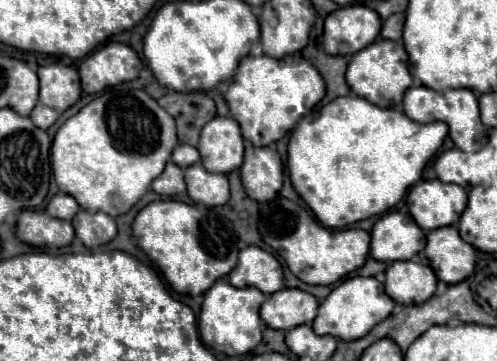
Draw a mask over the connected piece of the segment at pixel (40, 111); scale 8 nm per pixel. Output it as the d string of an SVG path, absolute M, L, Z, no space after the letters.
M38 104L38 106L32 110L30 118L32 118L32 122L34 122L38 128L48 130L48 128L56 122L58 112L56 112L54 108L48 108L48 106L44 106L44 104Z

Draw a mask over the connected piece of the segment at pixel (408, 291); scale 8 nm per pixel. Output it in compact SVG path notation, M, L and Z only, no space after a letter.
M392 262L386 270L386 294L398 304L422 304L436 292L436 276L420 262Z

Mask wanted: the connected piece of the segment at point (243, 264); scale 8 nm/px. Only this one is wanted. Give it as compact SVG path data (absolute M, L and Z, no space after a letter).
M248 246L240 250L238 264L228 274L228 280L236 288L252 286L264 294L272 294L282 288L282 266L270 252Z

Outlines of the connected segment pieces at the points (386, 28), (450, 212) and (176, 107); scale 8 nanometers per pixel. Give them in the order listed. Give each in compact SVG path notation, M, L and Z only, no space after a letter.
M394 14L382 24L380 36L386 40L400 40L402 38L402 24L404 24L404 14Z
M420 180L416 186L410 188L406 204L408 204L408 210L414 218L414 222L422 230L428 232L428 230L436 230L442 226L454 226L466 208L466 200L468 200L466 192L458 184L444 184L440 180Z
M170 92L158 102L174 116L180 144L196 146L200 130L216 116L214 100L204 92Z

